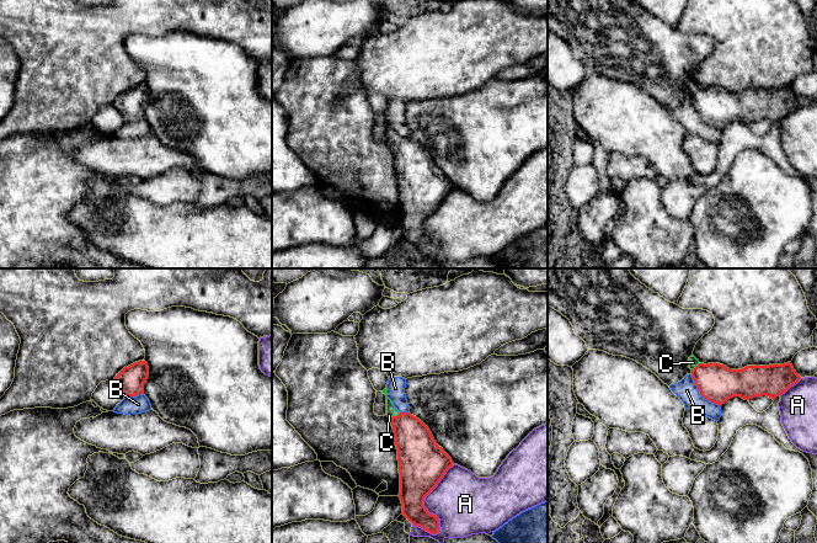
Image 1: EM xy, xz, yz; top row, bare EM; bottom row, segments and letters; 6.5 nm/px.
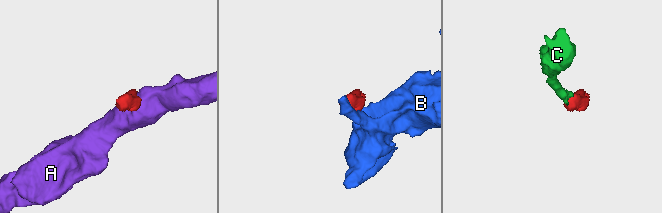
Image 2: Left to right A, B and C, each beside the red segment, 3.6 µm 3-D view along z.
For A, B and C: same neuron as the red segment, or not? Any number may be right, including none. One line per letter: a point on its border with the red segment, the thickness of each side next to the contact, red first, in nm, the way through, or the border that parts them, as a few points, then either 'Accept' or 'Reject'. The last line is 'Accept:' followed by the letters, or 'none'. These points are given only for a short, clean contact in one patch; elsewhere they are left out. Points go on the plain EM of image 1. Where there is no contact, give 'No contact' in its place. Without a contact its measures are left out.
A: Touches red at xz (423, 224). Thickness 320 nm (red) against 380 nm. Reject
B: Touches red at yz (701, 118). Thickness 240 nm (red) against 140 nm. Reject
C: Touches red at xz (395, 140). Thickness 260 nm (red) against 70 nm. Path across: xz (416, 171), (409, 154), (395, 140), (391, 136). Accept
Accept: C

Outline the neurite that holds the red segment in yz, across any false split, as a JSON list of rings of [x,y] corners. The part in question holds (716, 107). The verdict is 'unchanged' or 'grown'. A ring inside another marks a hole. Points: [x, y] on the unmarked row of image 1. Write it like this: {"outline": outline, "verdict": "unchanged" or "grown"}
{"outline": [[[690,80],[689,92],[700,118],[720,131],[733,121],[749,124],[767,119],[774,124],[801,103],[791,86],[730,94],[720,87],[700,87]]], "verdict": "grown"}

